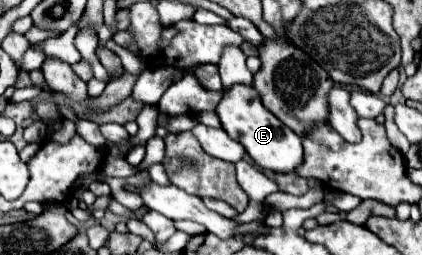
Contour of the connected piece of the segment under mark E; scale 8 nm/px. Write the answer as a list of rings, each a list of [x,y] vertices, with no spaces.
[[[230,86],[230,90],[224,90],[220,104],[216,106],[216,114],[228,136],[240,142],[260,168],[274,172],[292,172],[302,164],[302,138],[262,106],[262,98],[254,86]]]

